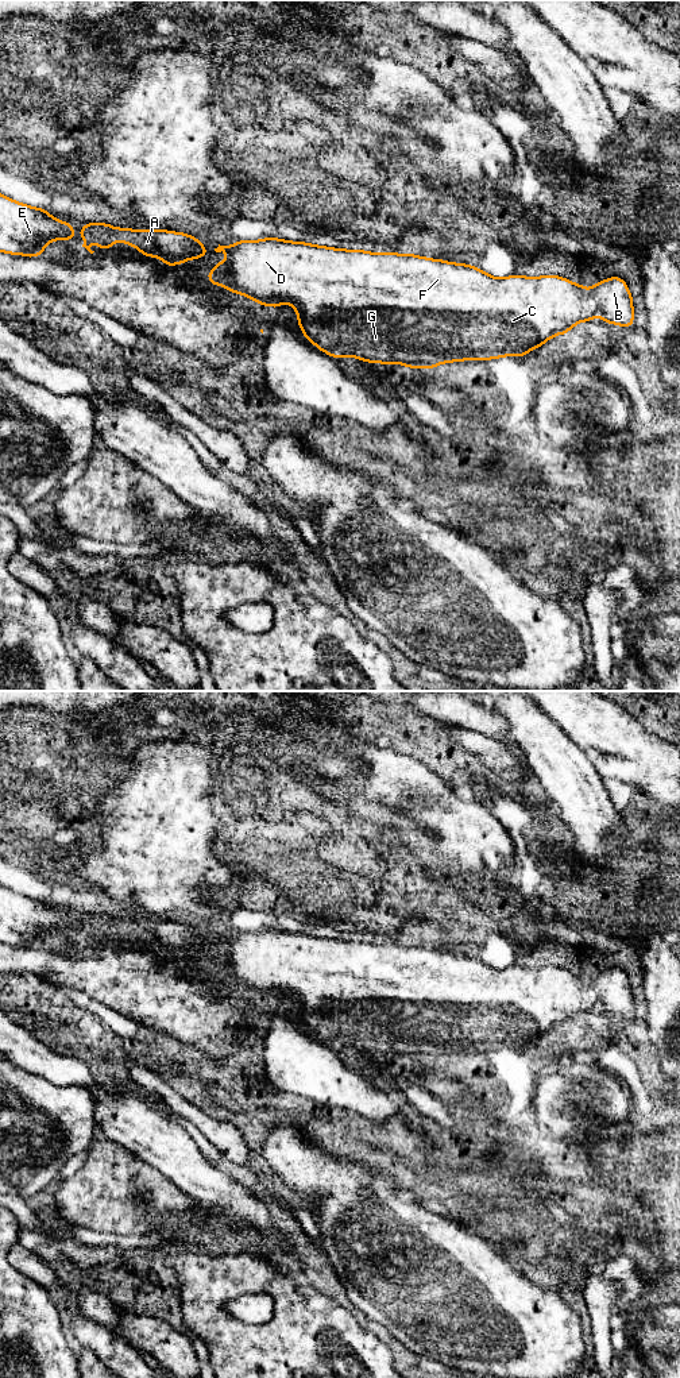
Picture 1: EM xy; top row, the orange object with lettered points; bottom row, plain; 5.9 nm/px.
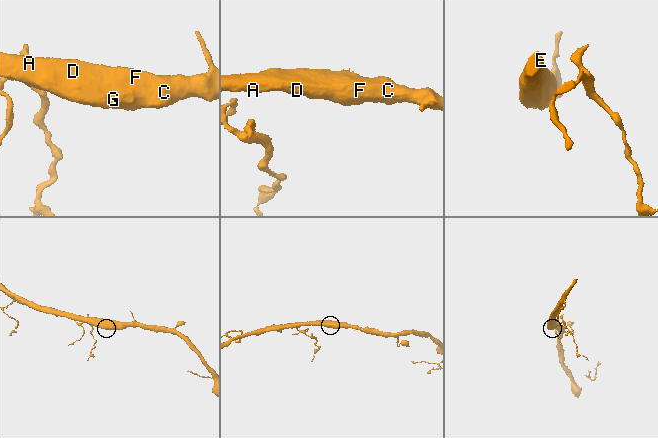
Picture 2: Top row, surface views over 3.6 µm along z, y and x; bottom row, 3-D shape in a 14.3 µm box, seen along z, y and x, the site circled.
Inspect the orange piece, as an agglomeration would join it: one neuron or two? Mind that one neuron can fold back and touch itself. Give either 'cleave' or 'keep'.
keep

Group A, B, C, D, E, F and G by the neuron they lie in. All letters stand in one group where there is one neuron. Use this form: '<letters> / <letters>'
A B C D E F G

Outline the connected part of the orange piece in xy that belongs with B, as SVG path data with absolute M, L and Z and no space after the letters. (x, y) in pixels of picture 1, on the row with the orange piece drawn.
M264 238L260 240L244 242L237 240L233 246L220 246L215 248L216 252L225 251L227 259L220 263L215 263L215 269L208 271L208 281L210 285L220 285L221 287L231 290L233 294L243 294L244 297L259 302L262 306L271 305L278 309L281 304L290 304L298 314L297 324L302 329L302 335L306 340L313 343L320 351L328 354L332 358L353 356L358 360L368 363L383 363L391 366L395 363L403 367L412 368L434 368L441 363L452 363L461 360L488 360L499 359L502 356L525 356L529 351L541 347L549 339L557 335L565 335L576 324L583 321L592 321L598 314L606 324L617 324L625 328L630 328L634 323L633 296L626 285L626 281L619 277L610 277L604 281L596 282L590 289L584 289L582 283L573 283L567 278L546 274L542 277L523 277L509 275L505 278L495 278L476 266L465 263L453 263L443 259L430 259L426 256L418 256L414 254L395 254L395 252L368 252L363 250L344 250L325 246L316 246L304 242L290 242L278 238Z

